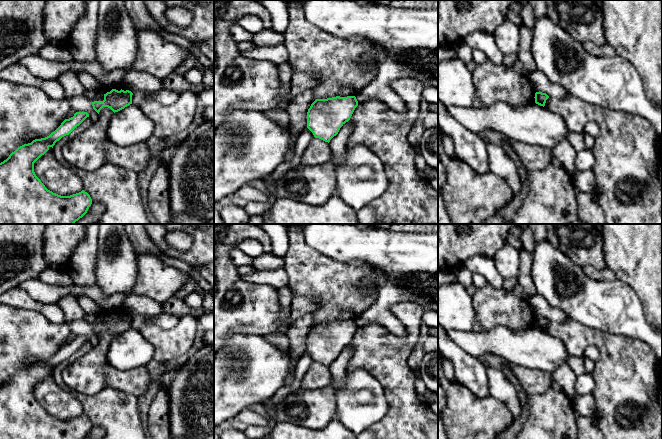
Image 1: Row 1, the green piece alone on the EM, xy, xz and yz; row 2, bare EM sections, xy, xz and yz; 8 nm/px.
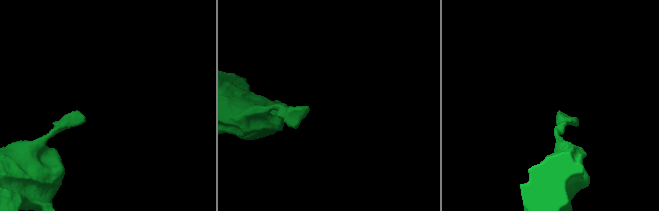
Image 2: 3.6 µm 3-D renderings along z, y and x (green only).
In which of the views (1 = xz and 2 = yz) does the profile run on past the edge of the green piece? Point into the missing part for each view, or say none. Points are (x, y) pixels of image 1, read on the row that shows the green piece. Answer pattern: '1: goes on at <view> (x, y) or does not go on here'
1: does not go on here
2: does not go on here

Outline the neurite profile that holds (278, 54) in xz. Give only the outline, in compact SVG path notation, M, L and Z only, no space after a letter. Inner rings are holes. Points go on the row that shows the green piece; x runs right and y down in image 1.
M284 44L272 47L258 47L248 51L243 51L242 55L246 58L273 62L279 66L288 61L288 51Z

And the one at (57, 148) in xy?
M87 117L79 126L77 126L69 135L62 137L59 141L53 146L53 154L58 162L64 163L64 157L62 155L63 146L72 138L82 133L84 130L89 128L92 125L90 117Z

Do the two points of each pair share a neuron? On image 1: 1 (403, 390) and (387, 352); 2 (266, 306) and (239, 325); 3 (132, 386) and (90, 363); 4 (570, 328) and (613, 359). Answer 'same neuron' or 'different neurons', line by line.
1: same neuron
2: same neuron
3: same neuron
4: same neuron

